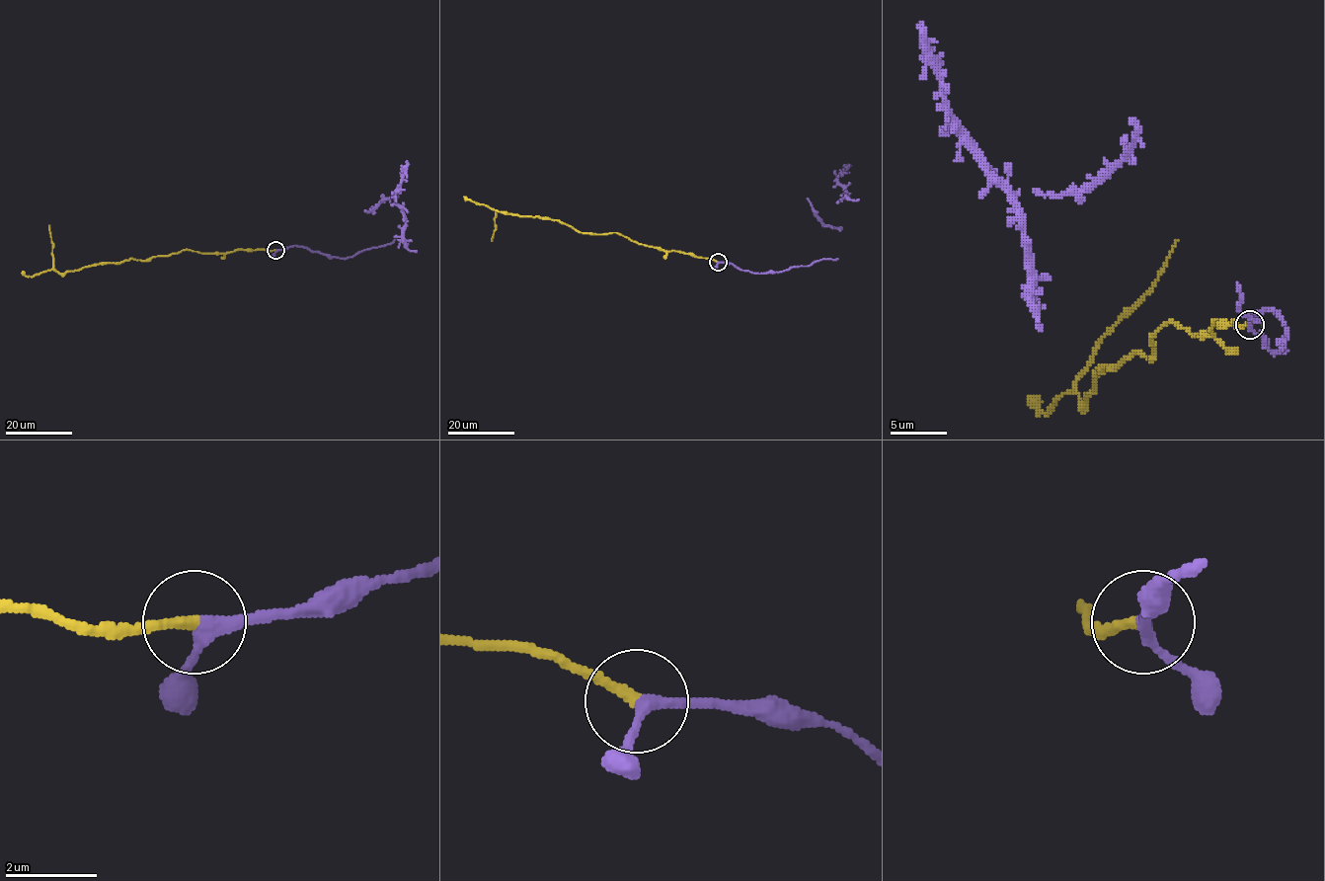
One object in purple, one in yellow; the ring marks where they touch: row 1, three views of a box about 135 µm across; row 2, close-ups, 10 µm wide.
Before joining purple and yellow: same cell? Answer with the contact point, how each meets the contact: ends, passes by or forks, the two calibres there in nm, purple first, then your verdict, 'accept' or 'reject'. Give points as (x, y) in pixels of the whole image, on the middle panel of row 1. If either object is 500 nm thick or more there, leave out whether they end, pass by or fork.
place (718, 262); purple passes by; yellow ends; calibres 260 and 240 nm; accept

